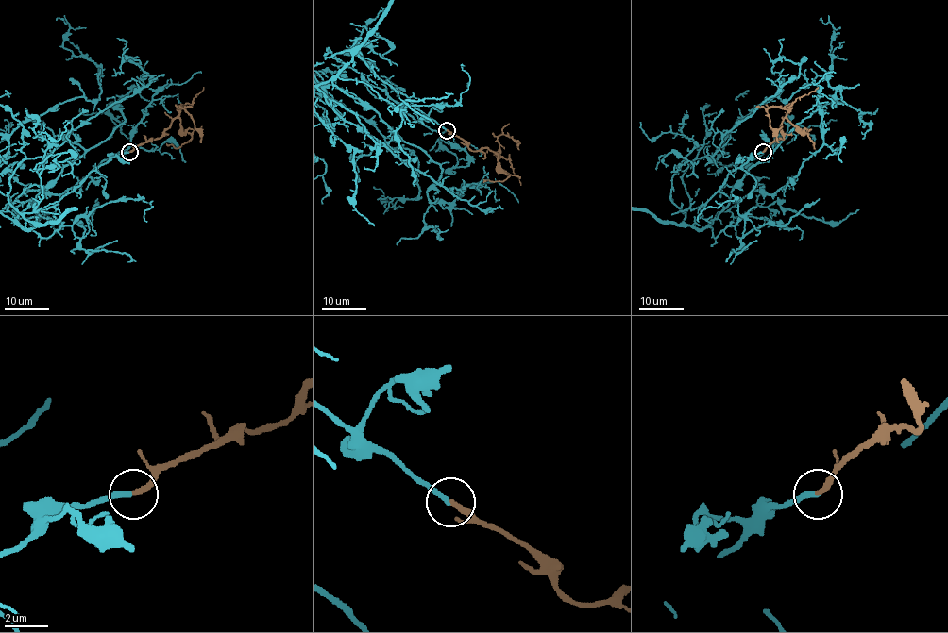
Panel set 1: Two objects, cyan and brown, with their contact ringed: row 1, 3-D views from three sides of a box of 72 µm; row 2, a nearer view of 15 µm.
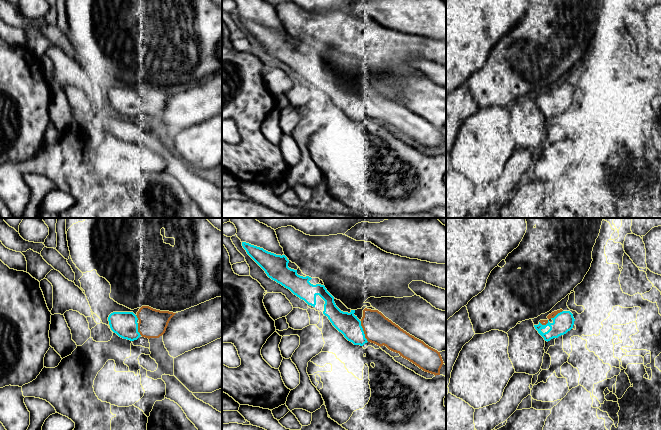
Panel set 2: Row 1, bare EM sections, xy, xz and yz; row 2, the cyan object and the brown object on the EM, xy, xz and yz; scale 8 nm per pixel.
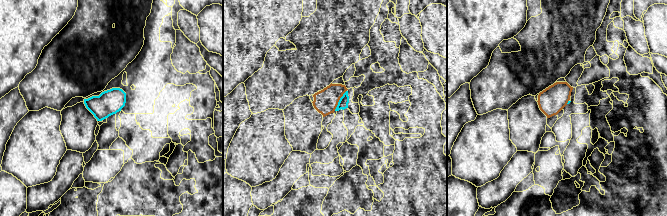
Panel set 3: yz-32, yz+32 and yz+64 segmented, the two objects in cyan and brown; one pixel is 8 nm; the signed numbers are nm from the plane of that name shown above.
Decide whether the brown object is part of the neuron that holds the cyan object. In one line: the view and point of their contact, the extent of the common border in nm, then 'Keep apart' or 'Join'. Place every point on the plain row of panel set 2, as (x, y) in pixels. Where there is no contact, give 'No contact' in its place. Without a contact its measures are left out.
Touches cyan at xz (363, 107). Shared border 180 nm. Join

